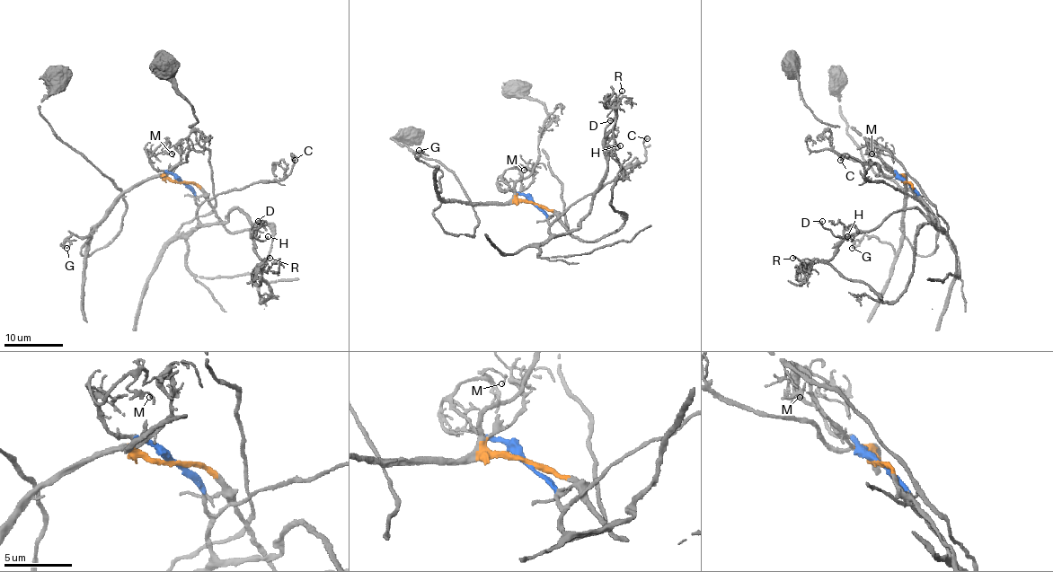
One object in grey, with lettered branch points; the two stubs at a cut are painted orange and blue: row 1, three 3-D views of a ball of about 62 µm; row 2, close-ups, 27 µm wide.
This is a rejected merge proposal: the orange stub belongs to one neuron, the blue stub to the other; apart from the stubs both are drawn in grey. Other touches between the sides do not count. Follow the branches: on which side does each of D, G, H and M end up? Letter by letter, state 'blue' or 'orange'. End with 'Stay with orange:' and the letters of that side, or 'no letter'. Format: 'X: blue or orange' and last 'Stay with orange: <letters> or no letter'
D: blue
G: orange
H: blue
M: blue
Stay with orange: G

